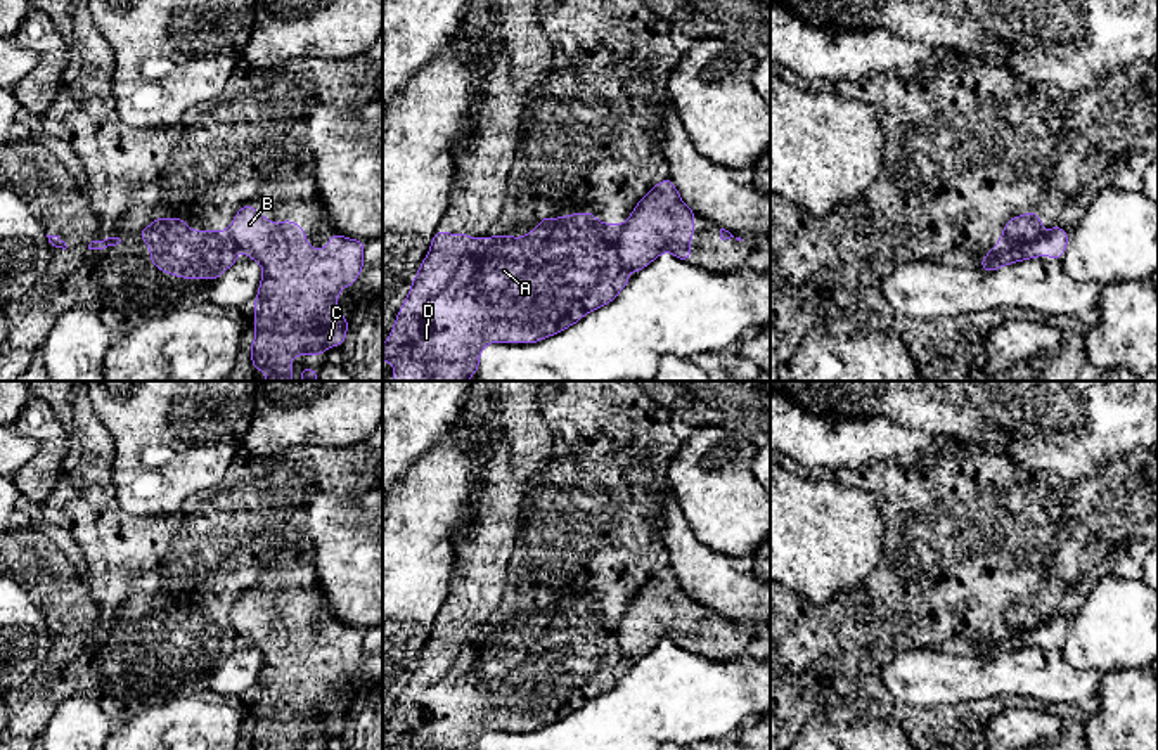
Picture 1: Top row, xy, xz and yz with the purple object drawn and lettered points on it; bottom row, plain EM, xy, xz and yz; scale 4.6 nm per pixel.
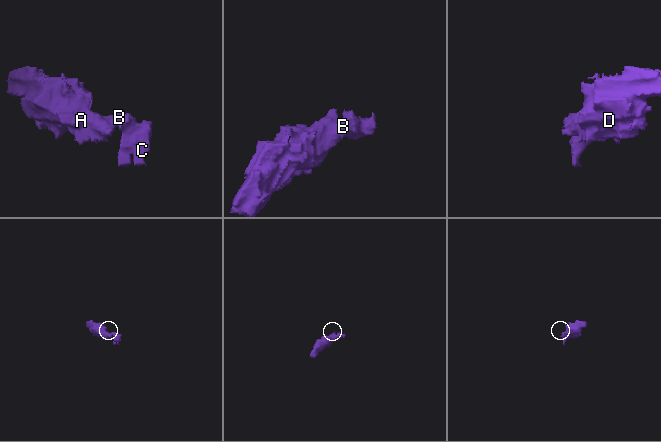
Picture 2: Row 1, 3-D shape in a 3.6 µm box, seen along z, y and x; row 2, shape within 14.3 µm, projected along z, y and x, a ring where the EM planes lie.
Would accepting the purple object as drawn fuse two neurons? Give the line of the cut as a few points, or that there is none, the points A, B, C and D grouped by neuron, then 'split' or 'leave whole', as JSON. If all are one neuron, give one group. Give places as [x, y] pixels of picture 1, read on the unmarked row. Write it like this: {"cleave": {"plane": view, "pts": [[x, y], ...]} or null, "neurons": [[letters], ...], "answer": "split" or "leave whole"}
{"cleave": {"plane": "xz", "pts": [[624, 614], [618, 624], [618, 646], [622, 652]]}, "neurons": [["A", "D"], ["B", "C"]], "answer": "split"}

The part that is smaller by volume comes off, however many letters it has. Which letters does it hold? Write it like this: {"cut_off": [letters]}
{"cut_off": ["B", "C"]}

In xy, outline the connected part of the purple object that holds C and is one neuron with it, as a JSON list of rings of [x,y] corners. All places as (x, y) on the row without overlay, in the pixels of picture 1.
[[[249,592],[234,605],[230,622],[263,655],[253,693],[253,750],[291,750],[293,743],[320,743],[344,731],[348,707],[334,691],[360,663],[363,629],[334,620],[317,639],[296,610],[275,613]]]

